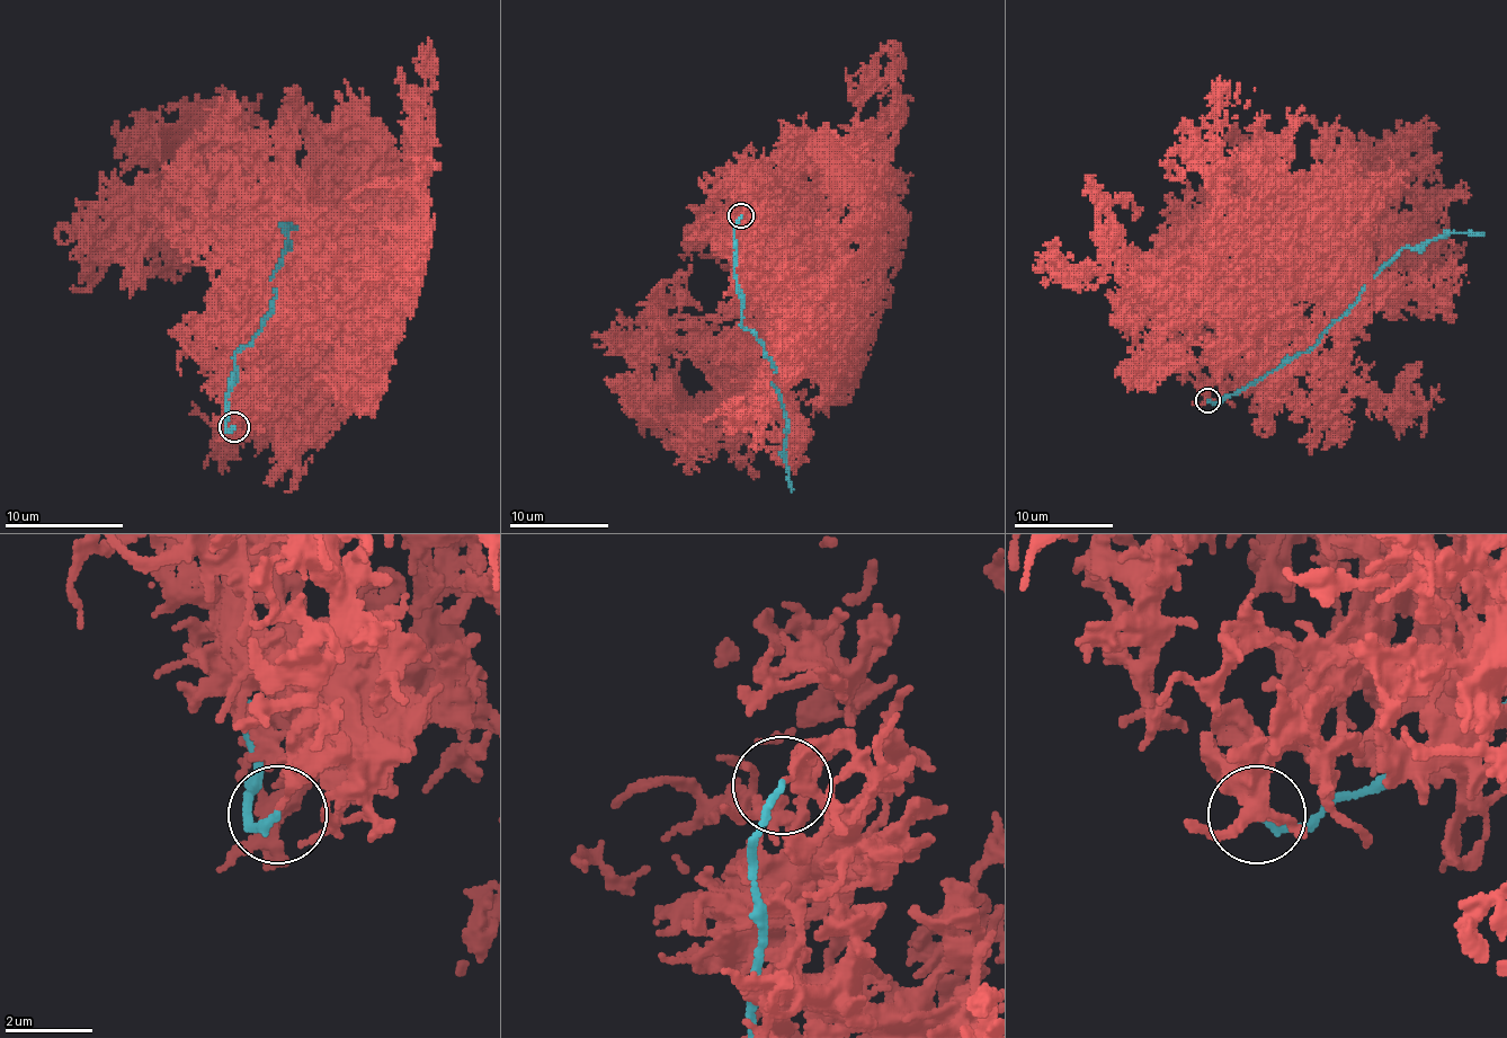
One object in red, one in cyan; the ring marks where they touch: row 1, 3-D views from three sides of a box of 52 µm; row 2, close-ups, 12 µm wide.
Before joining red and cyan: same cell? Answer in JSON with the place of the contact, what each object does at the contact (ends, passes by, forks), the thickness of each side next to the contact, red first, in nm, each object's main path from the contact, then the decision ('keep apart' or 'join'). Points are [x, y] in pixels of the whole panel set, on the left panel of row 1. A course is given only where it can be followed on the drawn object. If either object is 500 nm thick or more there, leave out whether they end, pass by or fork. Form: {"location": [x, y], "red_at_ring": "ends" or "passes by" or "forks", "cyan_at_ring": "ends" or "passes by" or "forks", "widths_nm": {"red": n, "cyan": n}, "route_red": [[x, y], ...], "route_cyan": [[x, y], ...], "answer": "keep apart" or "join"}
{"location": [233, 427], "red_at_ring": "ends", "cyan_at_ring": "ends", "widths_nm": {"red": 160, "cyan": 180}, "route_red": [[234, 426], [247, 402], [234, 363], [327, 280], [345, 280], [417, 191], [431, 59], [425, 86], [413, 86]], "route_cyan": [[234, 426], [225, 420], [234, 357], [261, 327], [276, 294], [270, 276], [288, 225], [294, 229]], "answer": "keep apart"}

